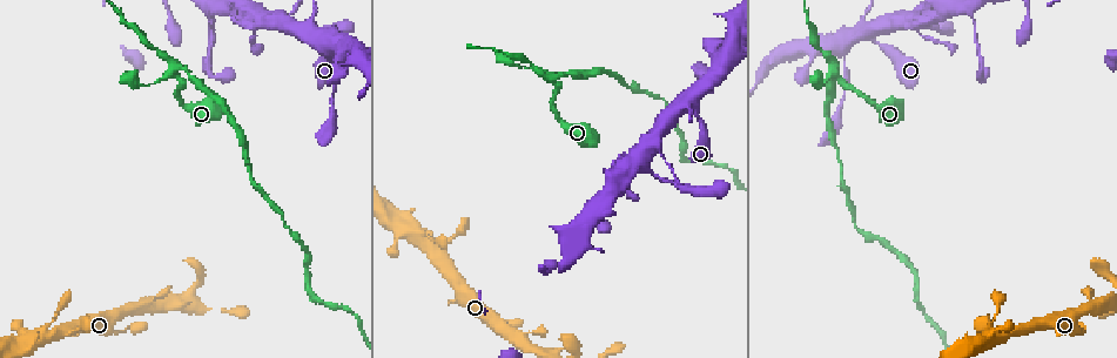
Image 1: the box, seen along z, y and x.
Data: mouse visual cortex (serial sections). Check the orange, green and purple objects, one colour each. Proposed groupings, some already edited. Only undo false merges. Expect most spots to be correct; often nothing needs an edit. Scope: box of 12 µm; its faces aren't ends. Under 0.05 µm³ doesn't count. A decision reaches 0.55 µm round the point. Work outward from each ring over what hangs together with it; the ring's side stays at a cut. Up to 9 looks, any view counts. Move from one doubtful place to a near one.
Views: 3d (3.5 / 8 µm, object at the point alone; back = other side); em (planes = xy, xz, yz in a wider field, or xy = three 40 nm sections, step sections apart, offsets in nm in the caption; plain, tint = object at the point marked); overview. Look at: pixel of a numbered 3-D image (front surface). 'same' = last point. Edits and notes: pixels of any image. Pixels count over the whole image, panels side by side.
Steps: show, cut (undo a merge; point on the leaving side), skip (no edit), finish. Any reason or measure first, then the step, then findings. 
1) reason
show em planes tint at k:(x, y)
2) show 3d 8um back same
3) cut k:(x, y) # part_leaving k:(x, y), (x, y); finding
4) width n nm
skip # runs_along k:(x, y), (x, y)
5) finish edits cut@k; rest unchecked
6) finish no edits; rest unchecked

abrupt turn
show 3d 3.5um at 1:(176, 66)

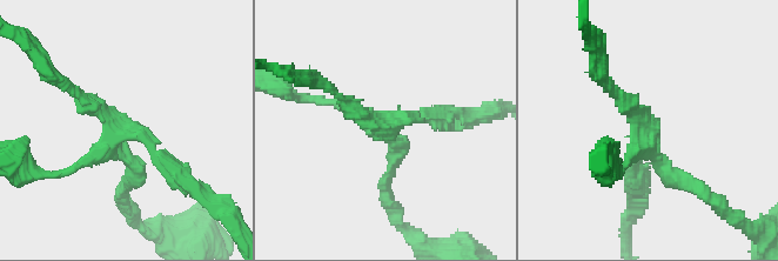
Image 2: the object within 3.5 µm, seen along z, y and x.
arms 4; arm_widths 100, 150, 200, 200 nm; shape alone is not enough
show em xy step 3 tint at 2:(118, 130)

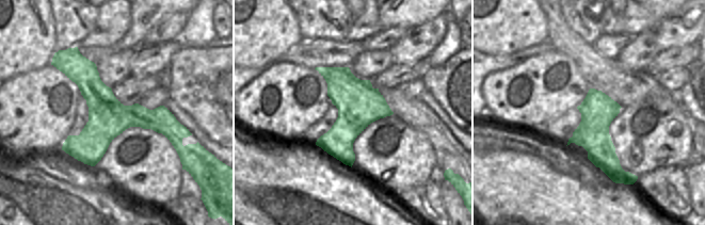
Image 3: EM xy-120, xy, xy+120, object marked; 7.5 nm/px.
skip # runs_along 3:(62, 68), (119, 116), (180, 131); all the same cell

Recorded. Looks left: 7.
small branch off a trunk
show 3d 3.5um at 1:(645, 165)

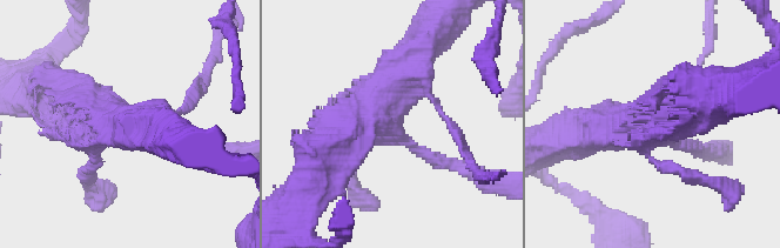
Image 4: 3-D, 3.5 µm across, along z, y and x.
shape alone is not enough
show em planes tint at 4:(393, 128)

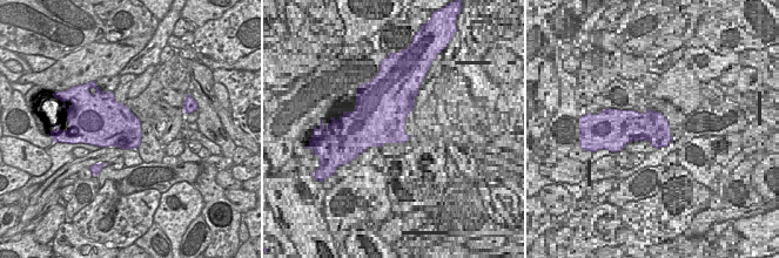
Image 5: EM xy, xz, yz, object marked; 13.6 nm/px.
another direction
show em xy step 5 tint same

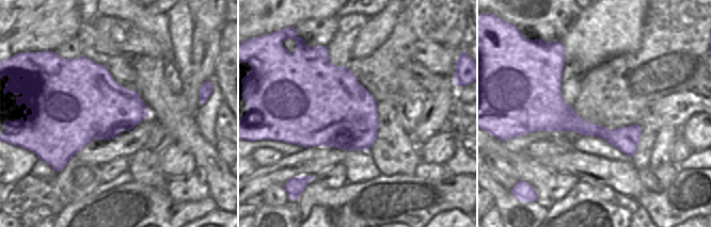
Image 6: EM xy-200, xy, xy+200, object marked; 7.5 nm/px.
width 600 nm
skip # runs_along 4:(424, 47), (391, 80), (334, 161); one cell here

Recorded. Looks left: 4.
sudden change in width
show 3d 3.5um at 1:(845, 63)

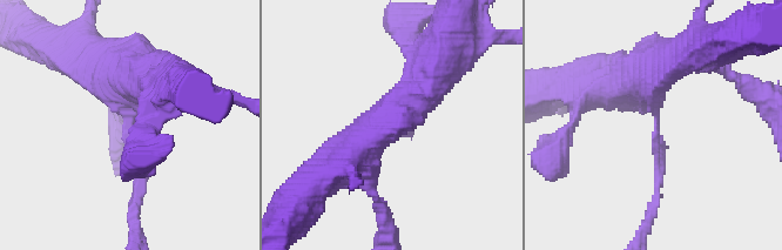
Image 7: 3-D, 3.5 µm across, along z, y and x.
arm_widths 150, 400 nm
skip # runs_along 7:(109, 60), (146, 149), (137, 200); one cell here

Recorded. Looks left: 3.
calibre changes
show 3d 8um at 1:(588, 216)

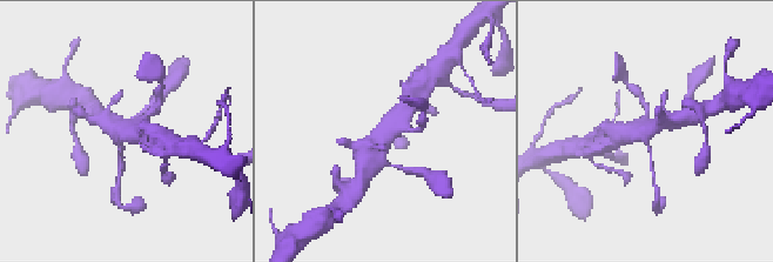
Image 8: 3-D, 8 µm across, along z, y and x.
show em xy step 2 tint at 8:(119, 136)

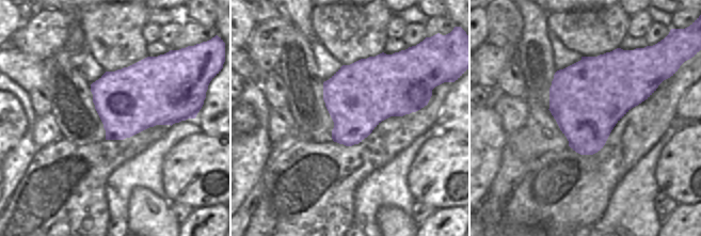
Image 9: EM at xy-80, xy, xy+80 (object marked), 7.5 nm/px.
skip # runs_along 8:(623, 134), (645, 135), (653, 172); all the same cell

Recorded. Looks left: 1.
finish no edits; rest unchecked

